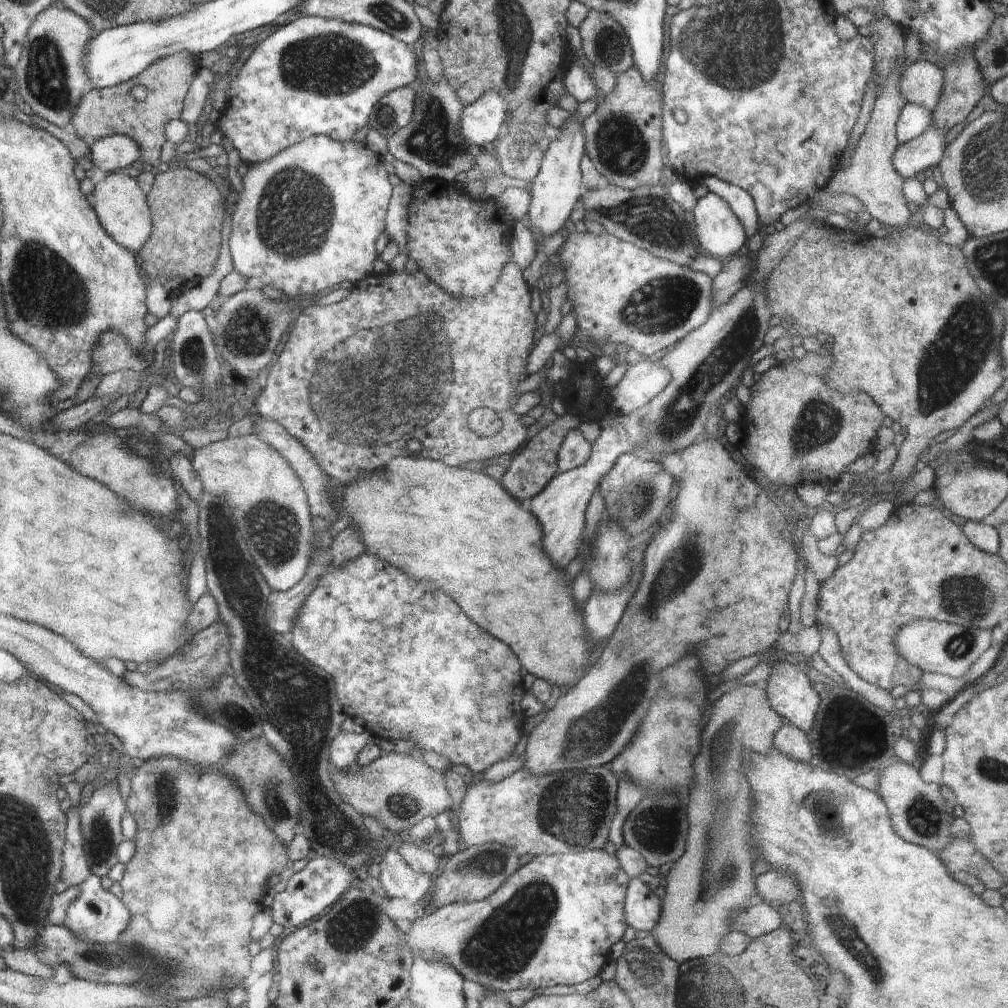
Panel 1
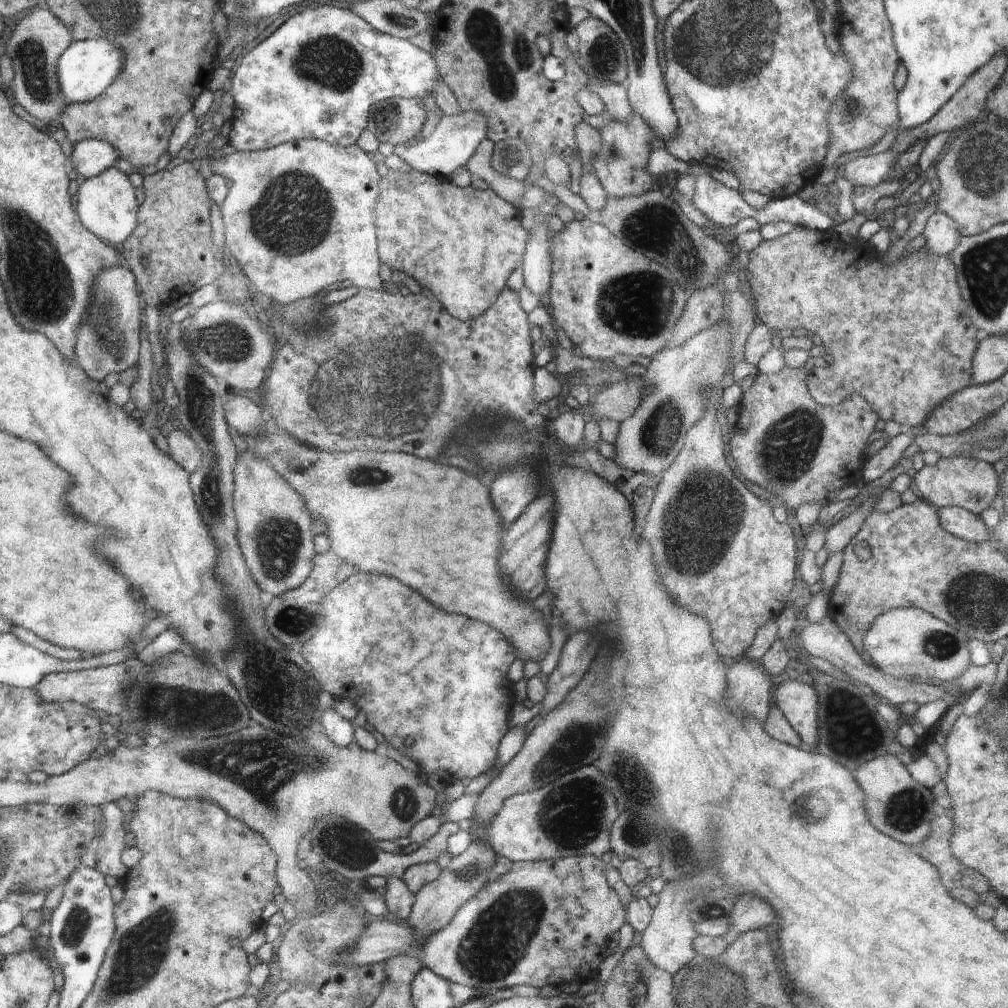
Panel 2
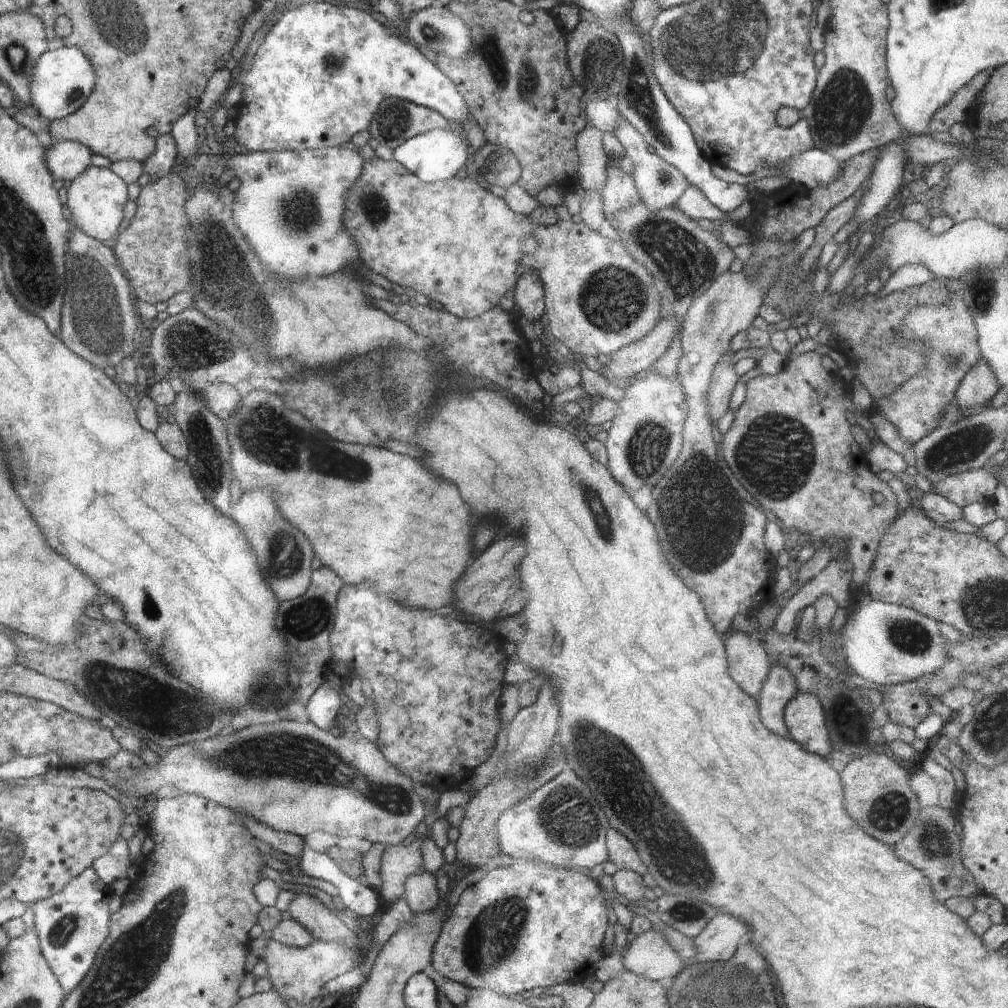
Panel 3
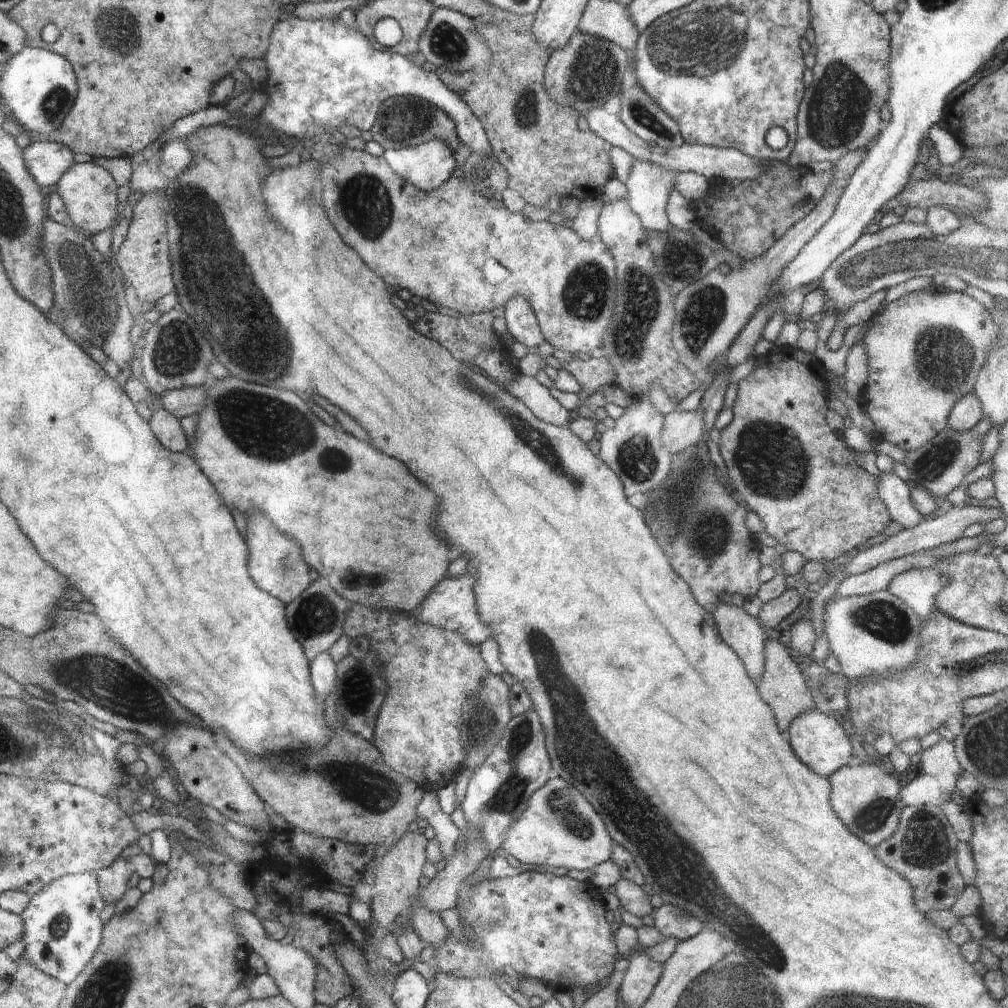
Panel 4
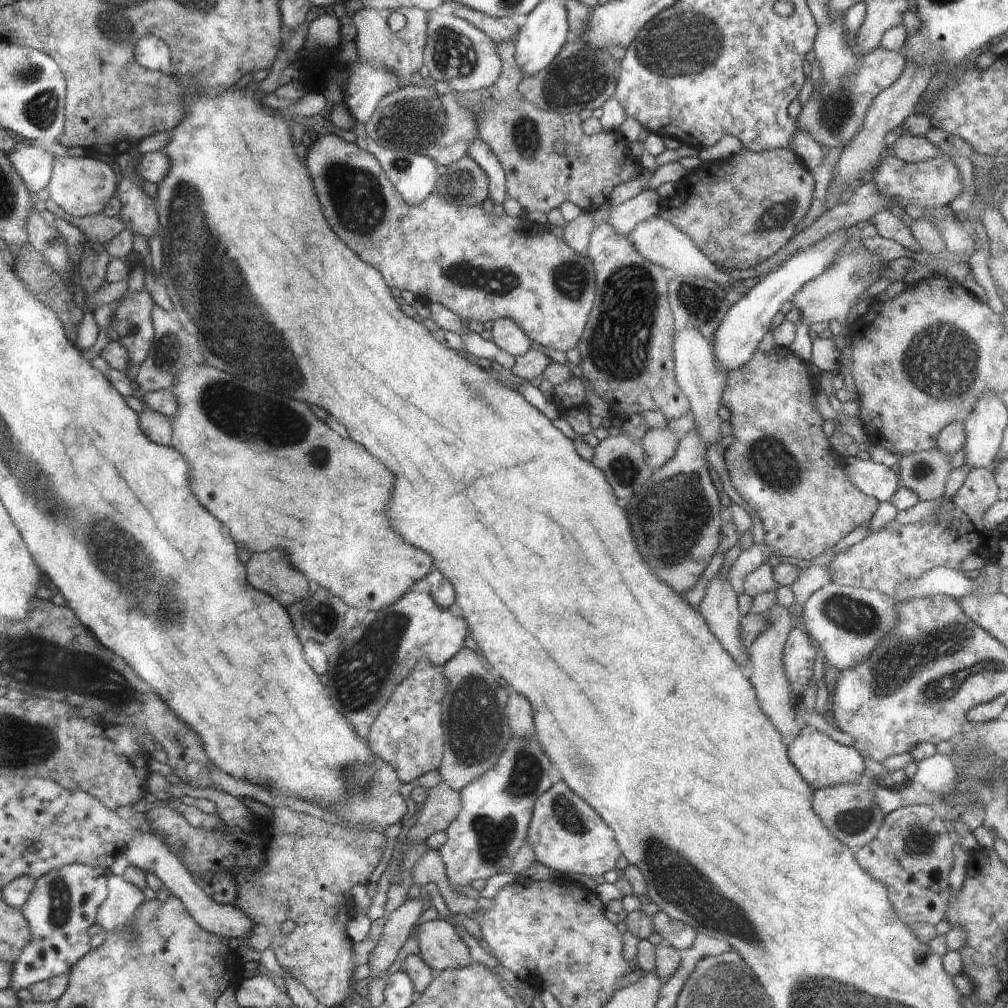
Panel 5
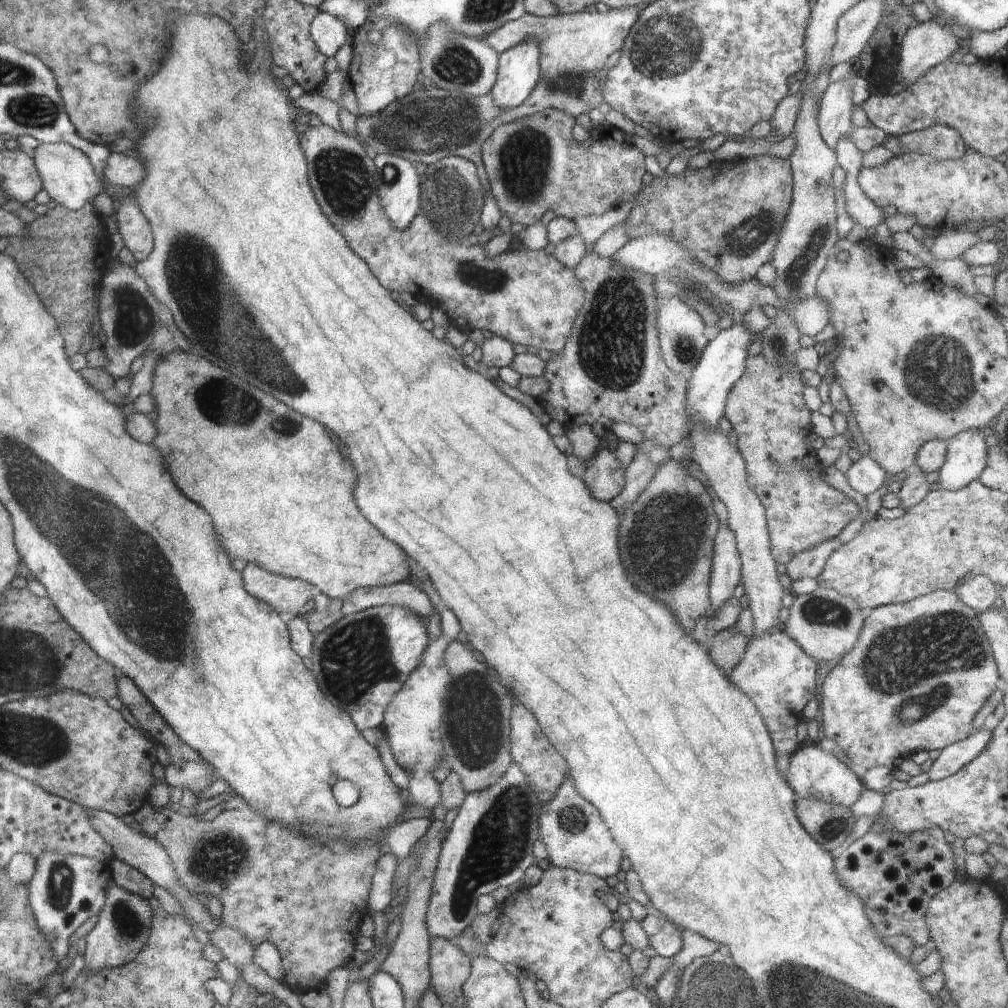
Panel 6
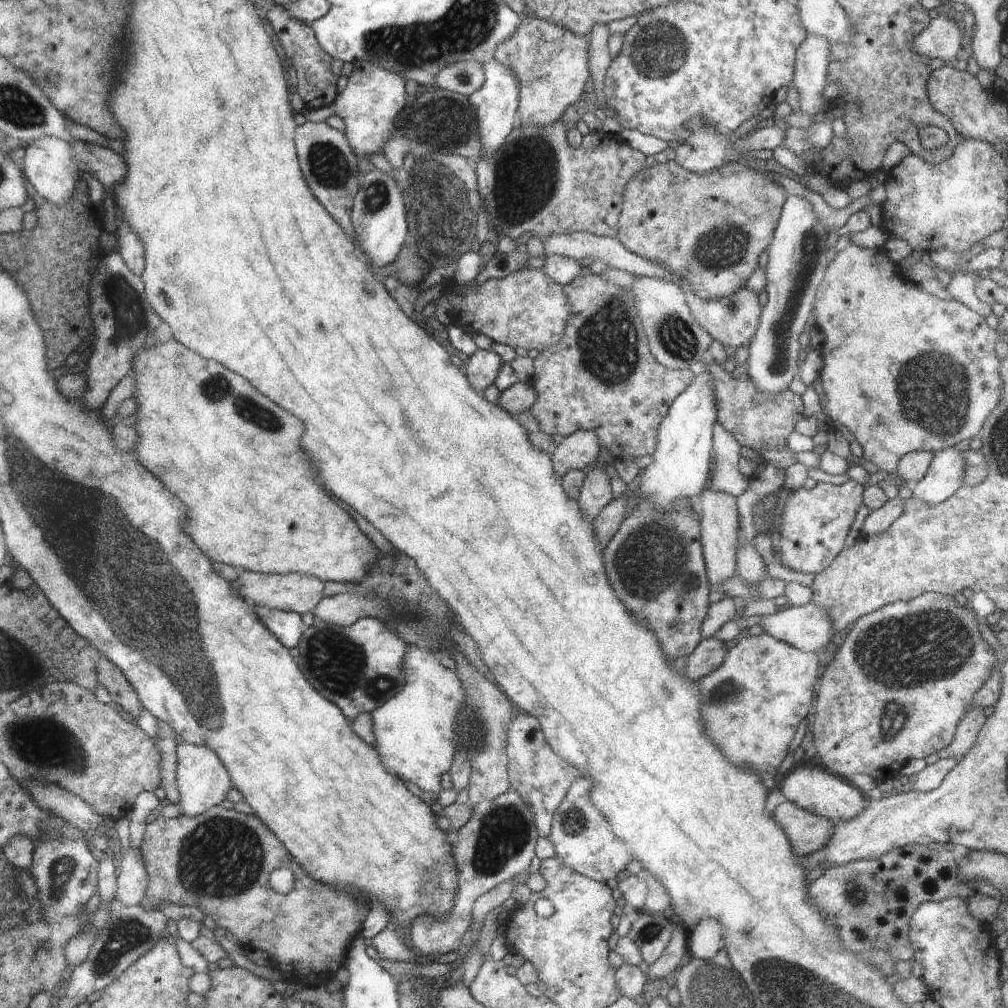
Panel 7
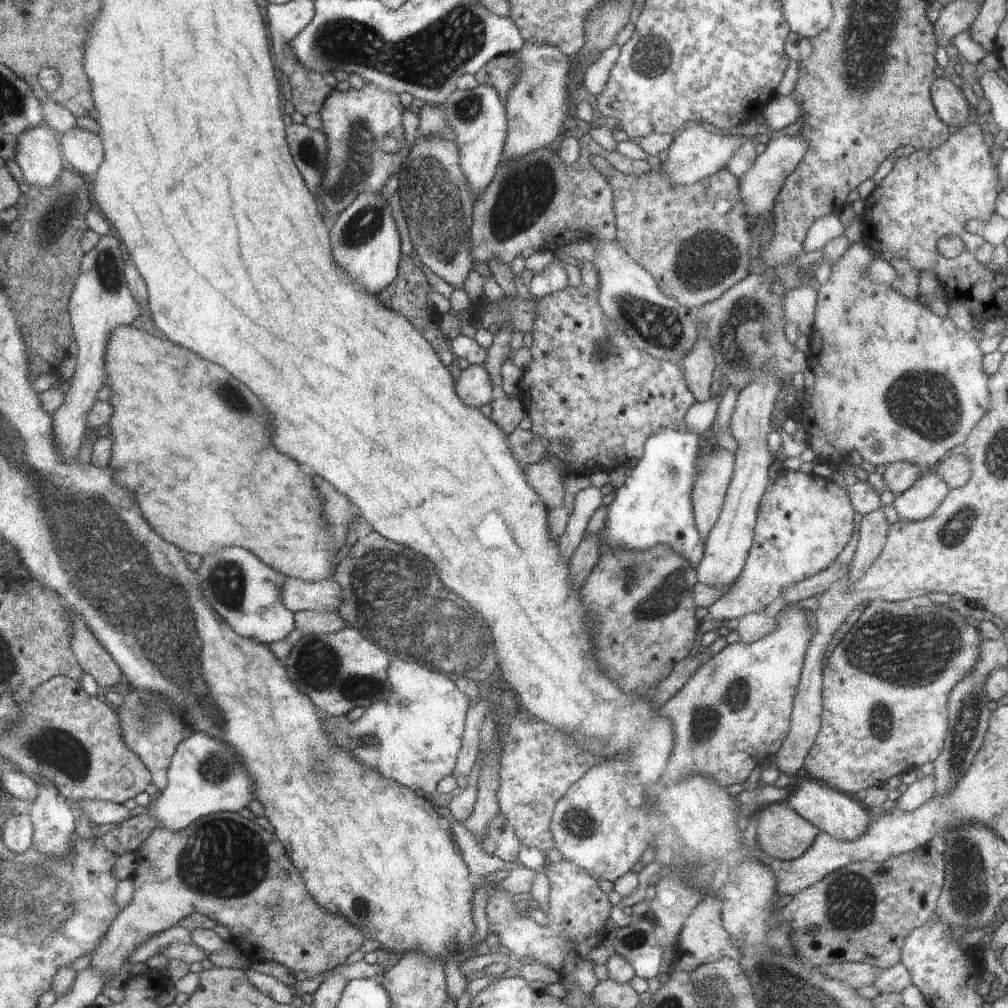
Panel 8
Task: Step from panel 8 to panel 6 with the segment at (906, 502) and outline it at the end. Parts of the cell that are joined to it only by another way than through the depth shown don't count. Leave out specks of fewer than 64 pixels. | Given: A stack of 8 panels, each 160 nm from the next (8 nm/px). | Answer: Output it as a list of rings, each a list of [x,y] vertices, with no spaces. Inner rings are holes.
[[[968,429],[949,440],[944,464],[938,471],[940,489],[957,491],[979,478],[986,466],[988,446],[984,438],[989,432]]]

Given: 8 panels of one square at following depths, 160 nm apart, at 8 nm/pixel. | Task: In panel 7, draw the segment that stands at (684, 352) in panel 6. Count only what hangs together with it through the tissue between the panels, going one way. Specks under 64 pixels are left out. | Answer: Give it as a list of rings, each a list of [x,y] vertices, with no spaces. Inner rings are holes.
[[[636,276],[637,279],[632,286],[629,286],[629,291],[636,297],[641,320],[646,320],[646,332],[650,332],[650,344],[654,344],[650,346],[650,350],[656,360],[667,369],[688,369],[694,362],[710,360],[708,347],[713,338],[710,338],[692,316],[681,286],[666,277]]]

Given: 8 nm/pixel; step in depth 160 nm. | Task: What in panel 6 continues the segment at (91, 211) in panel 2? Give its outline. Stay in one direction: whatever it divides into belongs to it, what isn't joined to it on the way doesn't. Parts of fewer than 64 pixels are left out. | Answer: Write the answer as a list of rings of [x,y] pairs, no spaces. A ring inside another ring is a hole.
[[[67,142],[40,143],[35,148],[33,160],[36,162],[37,171],[40,173],[42,186],[48,192],[51,200],[57,205],[79,211],[86,203],[102,190],[102,178],[96,176],[97,170],[89,157],[81,149]]]

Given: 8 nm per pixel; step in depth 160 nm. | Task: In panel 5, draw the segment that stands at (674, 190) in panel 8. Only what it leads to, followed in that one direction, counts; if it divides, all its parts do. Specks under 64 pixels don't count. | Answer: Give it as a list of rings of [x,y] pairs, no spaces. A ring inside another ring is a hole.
[[[742,147],[739,153],[725,159],[701,162],[675,183],[675,186],[675,196],[663,202],[657,216],[689,236],[697,248],[719,268],[744,270],[752,269],[774,256],[790,241],[796,224],[806,216],[812,204],[815,183],[809,168],[805,167],[790,148],[750,152]]]

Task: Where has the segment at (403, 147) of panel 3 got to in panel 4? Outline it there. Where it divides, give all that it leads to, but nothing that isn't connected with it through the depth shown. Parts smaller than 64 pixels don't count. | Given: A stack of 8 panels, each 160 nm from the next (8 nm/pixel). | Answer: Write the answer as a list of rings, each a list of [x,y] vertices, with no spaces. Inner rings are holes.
[[[438,139],[413,147],[384,149],[381,156],[405,180],[418,184],[418,188],[426,188],[426,192],[440,188],[457,166],[452,150]]]

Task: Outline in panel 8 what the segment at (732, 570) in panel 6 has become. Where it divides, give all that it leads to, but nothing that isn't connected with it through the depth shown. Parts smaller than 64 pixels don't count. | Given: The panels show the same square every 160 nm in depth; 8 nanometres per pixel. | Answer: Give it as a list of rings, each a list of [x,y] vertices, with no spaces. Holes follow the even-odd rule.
[[[701,446],[701,451],[697,458],[697,475],[693,482],[691,501],[695,525],[704,542],[720,516],[723,502],[732,480],[734,463],[735,456],[727,449],[724,449],[724,447],[714,447],[712,450],[706,449],[704,451]]]

